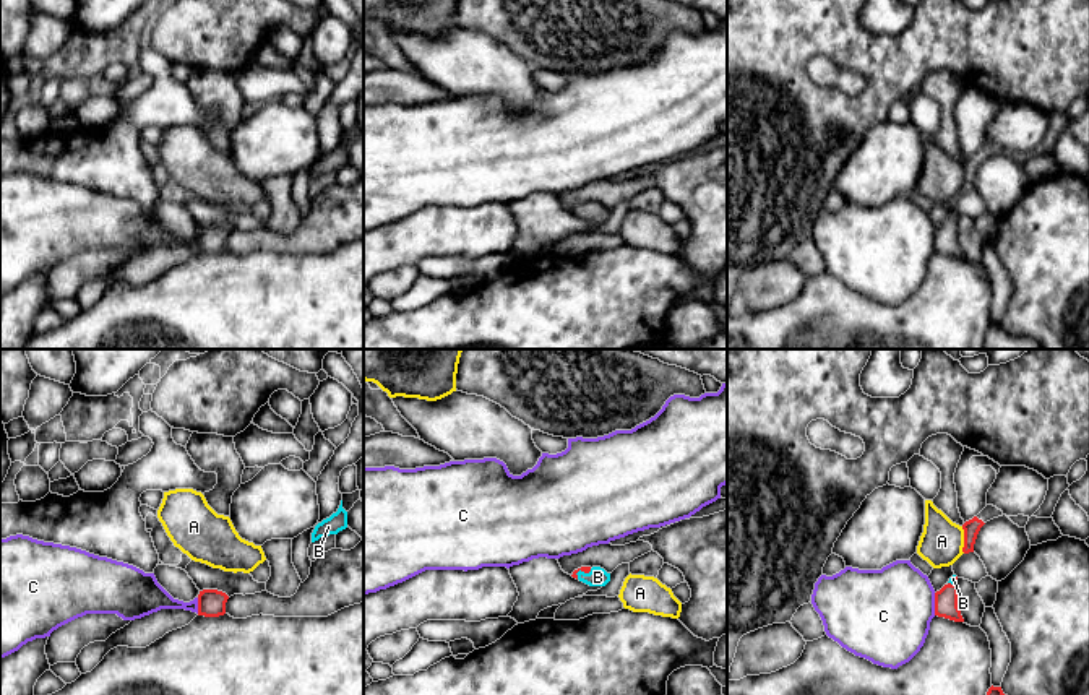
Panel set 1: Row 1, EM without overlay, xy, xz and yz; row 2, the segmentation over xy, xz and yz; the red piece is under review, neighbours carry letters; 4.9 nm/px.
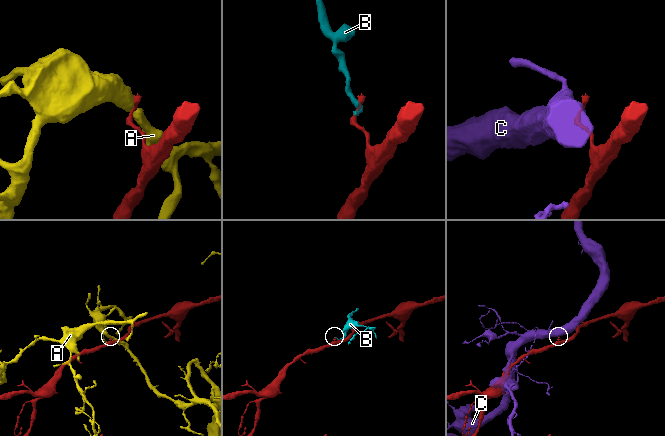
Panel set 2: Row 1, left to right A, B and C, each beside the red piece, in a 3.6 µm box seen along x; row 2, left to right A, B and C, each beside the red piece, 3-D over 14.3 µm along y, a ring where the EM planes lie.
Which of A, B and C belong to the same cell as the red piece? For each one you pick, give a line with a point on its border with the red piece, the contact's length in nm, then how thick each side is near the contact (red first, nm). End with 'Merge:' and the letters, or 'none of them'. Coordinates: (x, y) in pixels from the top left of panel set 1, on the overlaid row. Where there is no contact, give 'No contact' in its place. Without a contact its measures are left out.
B: Touches red at xz (581, 570). Shared border 90 nm. Thickness 30 nm (red) against 100 nm
Merge: B

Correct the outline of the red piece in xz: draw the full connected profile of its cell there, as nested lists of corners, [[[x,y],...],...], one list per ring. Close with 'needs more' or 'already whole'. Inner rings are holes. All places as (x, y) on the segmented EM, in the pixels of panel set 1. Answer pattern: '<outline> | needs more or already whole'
[[[581,567],[571,576],[589,586],[605,586],[610,581],[610,573],[600,567]]] | needs more

